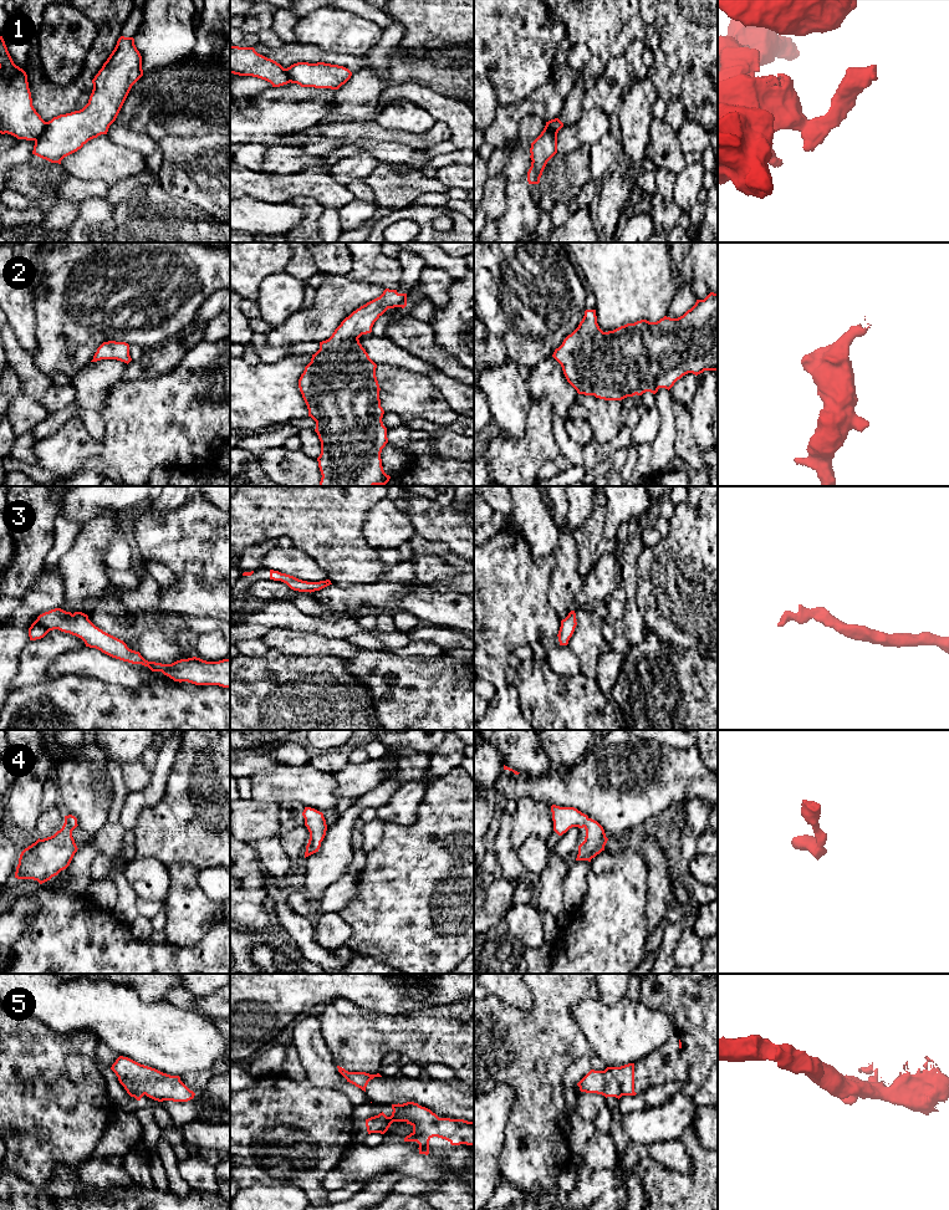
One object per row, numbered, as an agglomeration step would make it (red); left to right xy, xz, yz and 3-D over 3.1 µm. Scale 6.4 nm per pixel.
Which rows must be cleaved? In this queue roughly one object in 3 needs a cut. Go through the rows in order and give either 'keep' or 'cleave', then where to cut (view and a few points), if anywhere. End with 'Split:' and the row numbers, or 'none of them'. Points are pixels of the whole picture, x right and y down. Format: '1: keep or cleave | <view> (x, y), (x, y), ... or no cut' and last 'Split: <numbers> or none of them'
1: cleave | xy (47, 122), (44, 132), (35, 141)
2: keep | no cut
3: keep | no cut
4: keep | no cut
5: keep | no cut
Split: 1

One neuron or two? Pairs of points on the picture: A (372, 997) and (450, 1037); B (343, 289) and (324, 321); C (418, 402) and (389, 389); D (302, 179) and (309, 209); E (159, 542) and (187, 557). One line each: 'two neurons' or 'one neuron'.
A: two neurons
B: one neuron
C: one neuron
D: two neurons
E: one neuron

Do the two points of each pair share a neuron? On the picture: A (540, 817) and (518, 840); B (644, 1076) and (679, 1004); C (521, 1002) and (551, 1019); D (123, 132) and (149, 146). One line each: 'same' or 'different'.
A: same
B: same
C: different
D: same

